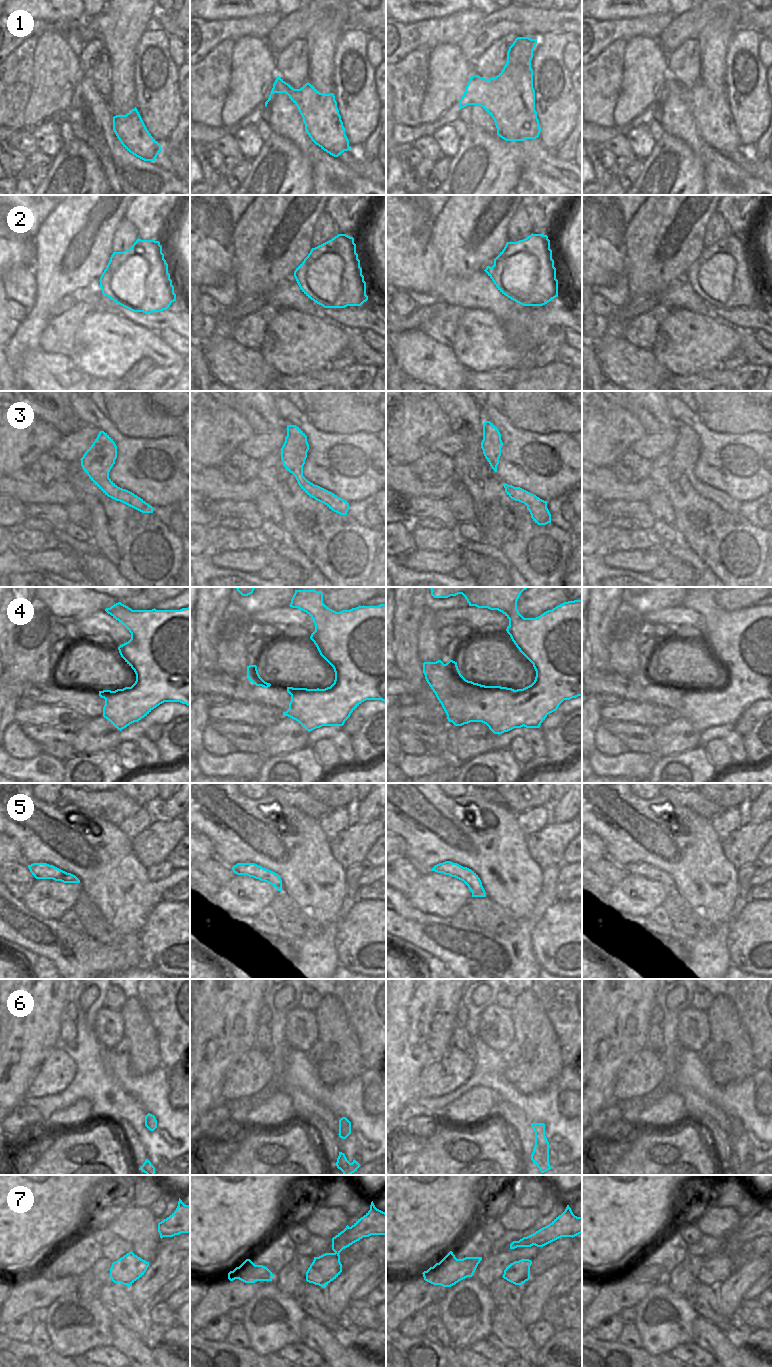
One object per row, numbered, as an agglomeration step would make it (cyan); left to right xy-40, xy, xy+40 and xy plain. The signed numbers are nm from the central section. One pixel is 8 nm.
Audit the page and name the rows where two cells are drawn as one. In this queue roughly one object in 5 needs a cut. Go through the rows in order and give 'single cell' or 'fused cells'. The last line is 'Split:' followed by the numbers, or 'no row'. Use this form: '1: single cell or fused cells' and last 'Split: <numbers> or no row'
1: single cell
2: single cell
3: single cell
4: single cell
5: single cell
6: single cell
7: fused cells
Split: 7

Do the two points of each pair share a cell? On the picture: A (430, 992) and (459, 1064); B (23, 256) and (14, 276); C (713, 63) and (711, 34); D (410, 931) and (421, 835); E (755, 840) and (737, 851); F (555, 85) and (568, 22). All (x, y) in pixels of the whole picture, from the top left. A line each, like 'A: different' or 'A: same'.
A: different
B: different
C: same
D: different
E: same
F: different

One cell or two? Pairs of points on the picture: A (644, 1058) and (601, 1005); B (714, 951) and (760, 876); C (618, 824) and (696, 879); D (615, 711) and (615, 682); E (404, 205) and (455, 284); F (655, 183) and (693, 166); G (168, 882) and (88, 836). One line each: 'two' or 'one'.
A: two
B: two
C: one
D: two
E: one
F: one
G: one

